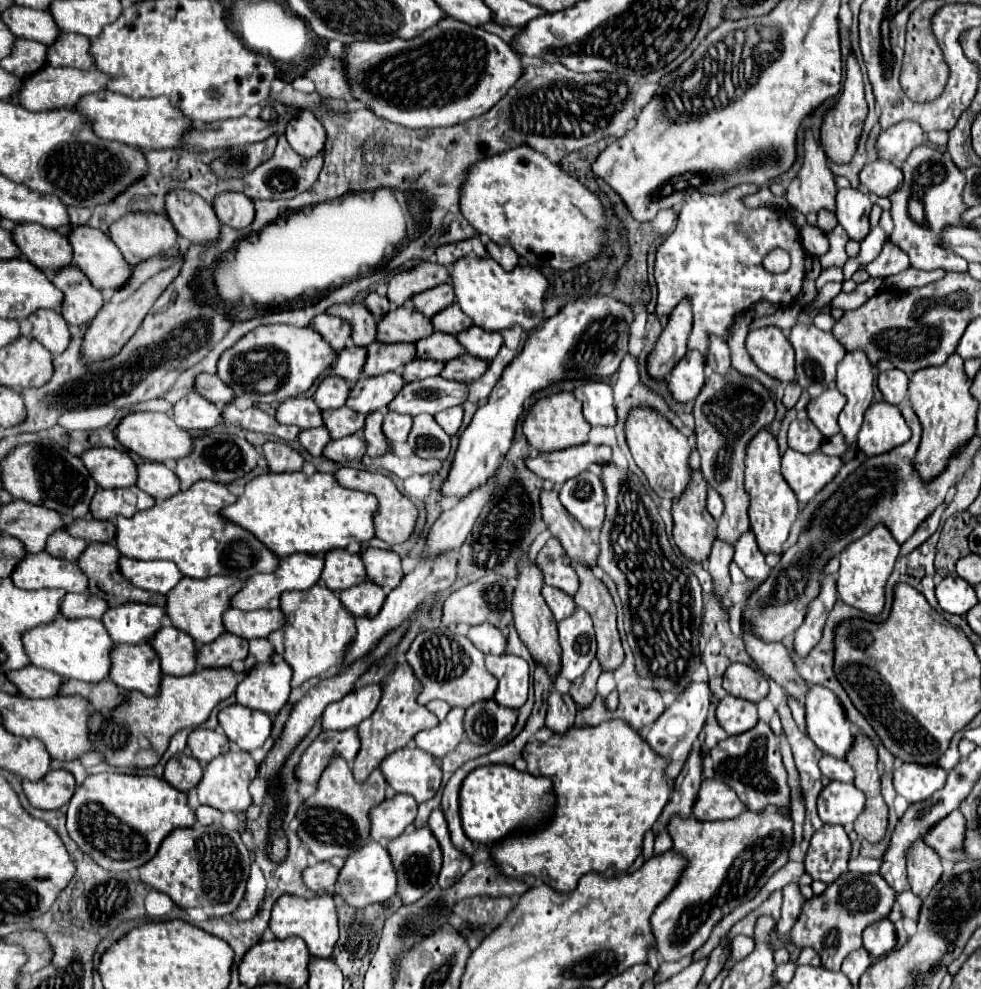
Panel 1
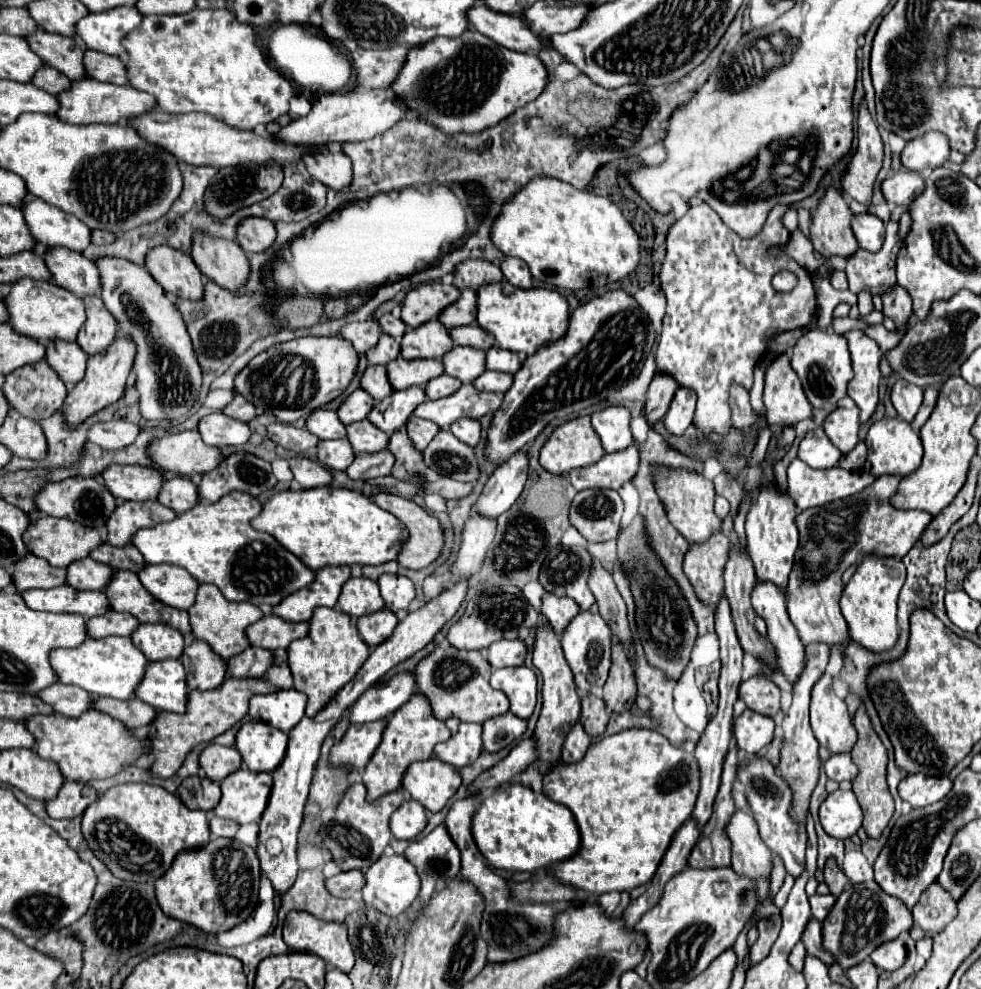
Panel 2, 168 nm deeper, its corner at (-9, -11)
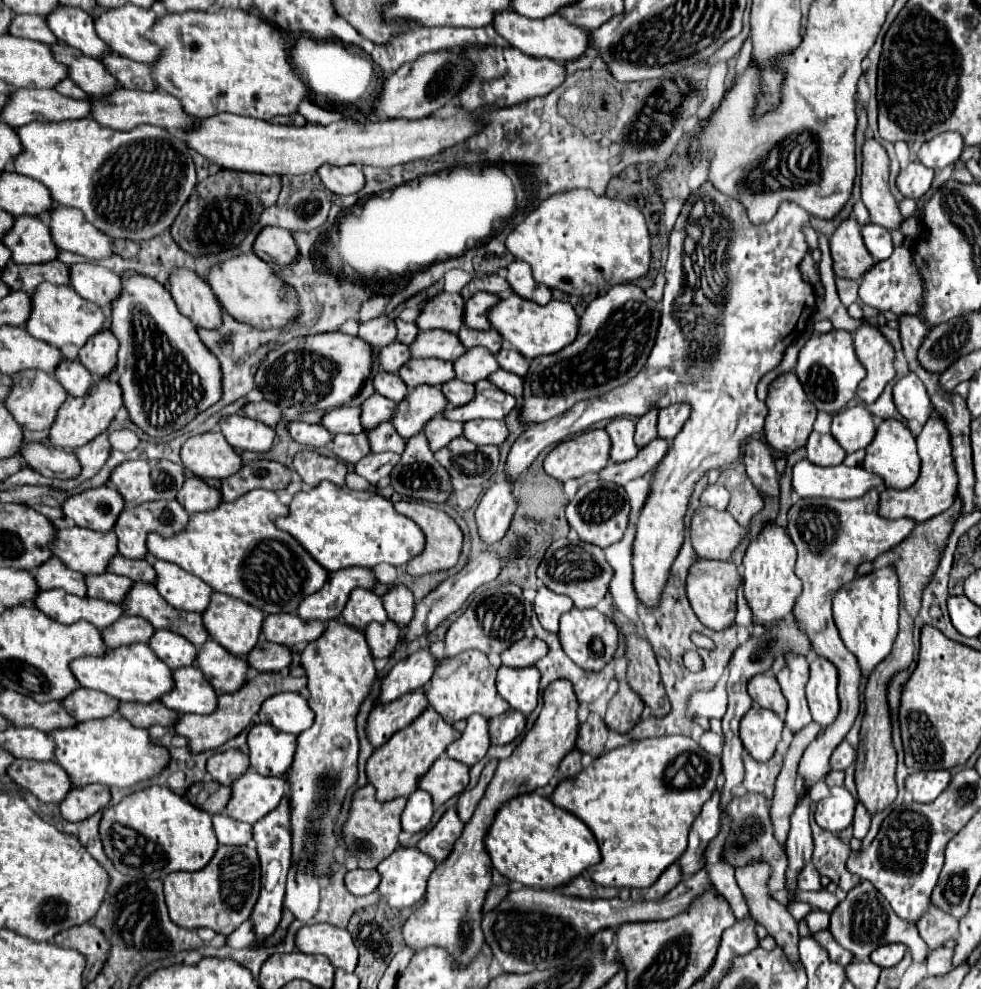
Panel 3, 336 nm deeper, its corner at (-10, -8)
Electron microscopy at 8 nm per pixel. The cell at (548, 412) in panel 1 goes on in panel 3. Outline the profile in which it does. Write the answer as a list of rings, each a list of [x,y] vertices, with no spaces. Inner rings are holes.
[[[590,429],[578,437],[556,445],[544,459],[544,471],[558,479],[578,479],[586,473],[598,473],[608,465],[610,437],[604,429]]]

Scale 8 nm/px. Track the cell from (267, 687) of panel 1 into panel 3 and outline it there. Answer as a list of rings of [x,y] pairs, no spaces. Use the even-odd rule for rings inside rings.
[[[276,693],[264,701],[258,717],[260,723],[270,723],[276,729],[294,735],[306,731],[314,721],[314,713],[300,693]]]

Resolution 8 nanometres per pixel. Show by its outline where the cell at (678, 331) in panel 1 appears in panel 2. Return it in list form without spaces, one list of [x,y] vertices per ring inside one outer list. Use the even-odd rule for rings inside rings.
[[[655,374],[653,382],[647,390],[647,400],[645,400],[645,410],[647,410],[649,422],[655,422],[665,416],[677,388],[679,388],[679,384],[673,382],[673,378],[669,374],[661,374],[661,376]]]

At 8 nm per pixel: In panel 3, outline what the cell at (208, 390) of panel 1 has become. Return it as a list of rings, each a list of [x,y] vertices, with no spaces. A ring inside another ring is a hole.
[[[270,401],[248,403],[248,405],[244,407],[244,413],[246,413],[250,419],[262,421],[262,423],[266,423],[266,425],[270,425],[270,427],[276,427],[276,425],[282,421],[282,417],[284,417],[282,409],[280,409],[276,403],[270,403]]]

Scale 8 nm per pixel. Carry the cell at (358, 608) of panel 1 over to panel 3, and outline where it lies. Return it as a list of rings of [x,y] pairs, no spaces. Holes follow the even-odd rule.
[[[388,621],[386,625],[370,625],[370,629],[366,629],[366,641],[372,649],[372,655],[378,659],[390,657],[396,651],[396,645],[400,641],[400,627],[394,625],[392,621]]]

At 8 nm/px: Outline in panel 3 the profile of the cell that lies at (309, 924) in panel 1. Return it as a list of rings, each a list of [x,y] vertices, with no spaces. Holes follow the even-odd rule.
[[[306,925],[296,935],[298,951],[306,955],[326,955],[336,969],[354,971],[358,949],[346,929],[334,925]]]

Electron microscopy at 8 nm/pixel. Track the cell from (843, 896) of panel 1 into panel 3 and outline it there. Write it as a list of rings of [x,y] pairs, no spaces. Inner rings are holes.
[[[862,881],[860,885],[856,885],[846,895],[846,899],[838,903],[838,907],[832,911],[830,933],[856,959],[866,959],[874,949],[888,943],[904,943],[906,947],[910,947],[916,963],[924,963],[928,955],[926,943],[918,935],[916,927],[908,925],[908,921],[902,921],[900,917],[894,917],[894,911],[890,909],[890,905],[886,905],[884,897],[878,893],[878,889],[874,889],[874,885],[870,885],[870,881]]]

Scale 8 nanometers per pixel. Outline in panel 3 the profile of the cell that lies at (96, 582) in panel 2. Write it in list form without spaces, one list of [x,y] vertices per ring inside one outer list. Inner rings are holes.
[[[102,573],[98,577],[86,577],[86,585],[88,585],[88,597],[120,605],[124,603],[124,597],[128,595],[132,581],[126,577],[118,577],[114,573]]]

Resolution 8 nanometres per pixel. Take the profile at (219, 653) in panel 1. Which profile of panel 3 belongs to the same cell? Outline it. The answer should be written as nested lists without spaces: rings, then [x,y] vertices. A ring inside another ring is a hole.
[[[260,641],[256,649],[248,655],[250,667],[254,667],[260,673],[278,673],[292,663],[292,651],[286,645]]]

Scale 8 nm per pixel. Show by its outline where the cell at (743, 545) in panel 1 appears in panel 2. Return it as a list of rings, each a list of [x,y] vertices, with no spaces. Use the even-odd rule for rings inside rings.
[[[757,580],[757,584],[753,586],[753,592],[751,592],[751,602],[753,602],[755,612],[767,622],[767,636],[769,636],[769,640],[773,642],[775,650],[777,650],[781,674],[783,674],[785,678],[789,678],[791,682],[795,682],[797,676],[799,676],[801,670],[803,670],[805,646],[799,642],[797,630],[793,628],[793,624],[791,624],[791,620],[789,620],[789,616],[787,616],[783,592],[781,592],[775,584],[771,584],[771,582],[761,582],[761,580]]]

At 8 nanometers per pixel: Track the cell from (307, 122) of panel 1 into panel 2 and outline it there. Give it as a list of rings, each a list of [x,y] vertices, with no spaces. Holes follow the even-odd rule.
[[[319,146],[313,154],[303,156],[307,172],[321,180],[327,188],[343,190],[351,184],[351,160],[343,152],[331,152],[329,146]]]

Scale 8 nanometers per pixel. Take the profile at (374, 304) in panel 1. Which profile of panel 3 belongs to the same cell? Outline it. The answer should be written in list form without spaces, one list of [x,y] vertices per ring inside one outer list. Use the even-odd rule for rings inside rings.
[[[396,319],[396,325],[398,325],[398,341],[404,345],[412,345],[412,341],[418,335],[418,327],[414,323],[404,323],[400,319]]]

